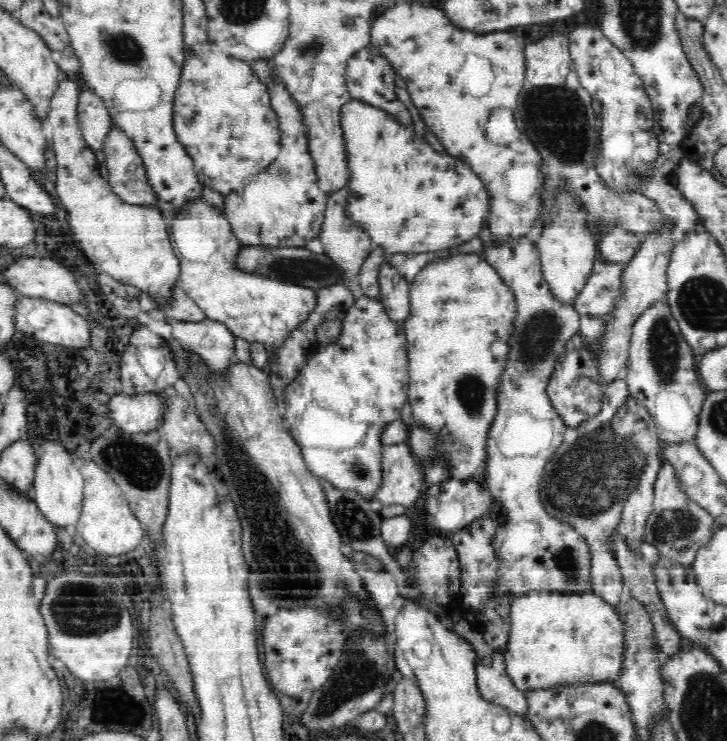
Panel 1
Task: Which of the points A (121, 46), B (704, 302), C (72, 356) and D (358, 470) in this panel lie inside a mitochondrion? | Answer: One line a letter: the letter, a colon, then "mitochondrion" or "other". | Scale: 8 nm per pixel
A: mitochondrion
B: mitochondrion
C: other
D: mitochondrion

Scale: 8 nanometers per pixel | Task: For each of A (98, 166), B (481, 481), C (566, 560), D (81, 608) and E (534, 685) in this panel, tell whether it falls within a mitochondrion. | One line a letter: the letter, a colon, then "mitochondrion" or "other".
A: other
B: other
C: mitochondrion
D: mitochondrion
E: other

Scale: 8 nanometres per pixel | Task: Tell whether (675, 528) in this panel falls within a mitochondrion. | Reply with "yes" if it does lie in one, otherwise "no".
yes

